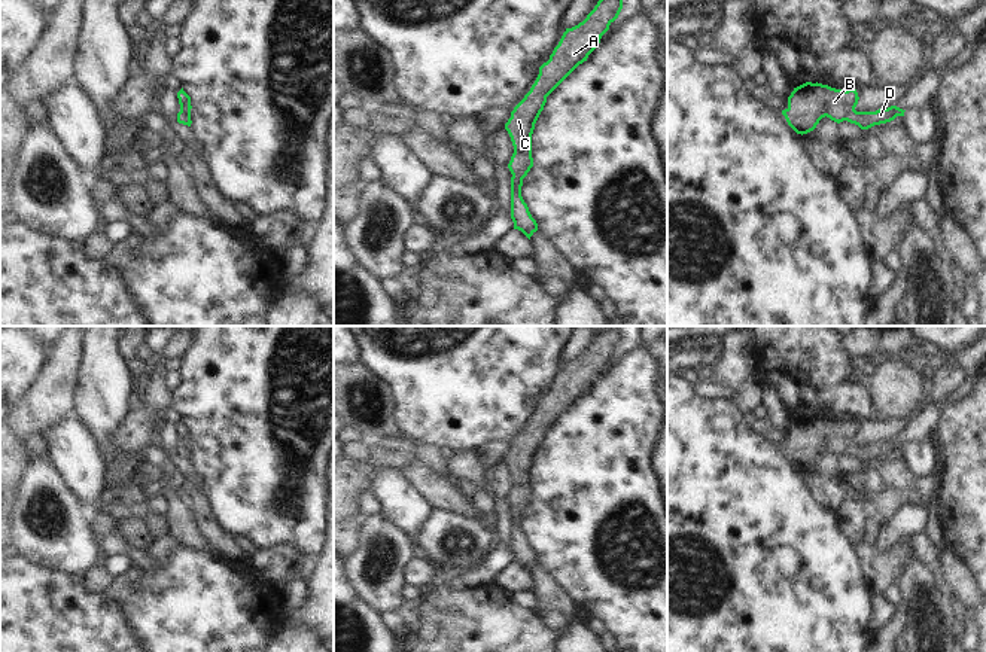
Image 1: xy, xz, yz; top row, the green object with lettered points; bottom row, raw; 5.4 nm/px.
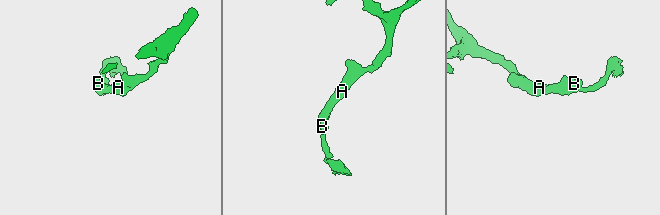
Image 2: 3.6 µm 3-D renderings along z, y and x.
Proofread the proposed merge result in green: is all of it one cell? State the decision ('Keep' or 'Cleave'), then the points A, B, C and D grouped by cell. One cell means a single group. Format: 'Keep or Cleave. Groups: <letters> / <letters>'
Keep. Groups: A B C D

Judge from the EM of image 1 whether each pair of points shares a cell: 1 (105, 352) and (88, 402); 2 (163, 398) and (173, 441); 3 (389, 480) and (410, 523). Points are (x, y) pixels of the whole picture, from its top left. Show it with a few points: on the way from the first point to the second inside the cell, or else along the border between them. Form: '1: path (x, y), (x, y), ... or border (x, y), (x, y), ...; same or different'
1: path (103, 363), (103, 387), (100, 390); same
2: border (164, 422), (155, 442); different
3: path (393, 490), (410, 512); same

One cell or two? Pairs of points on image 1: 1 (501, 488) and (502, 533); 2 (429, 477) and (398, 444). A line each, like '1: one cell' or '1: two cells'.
1: one cell
2: one cell

